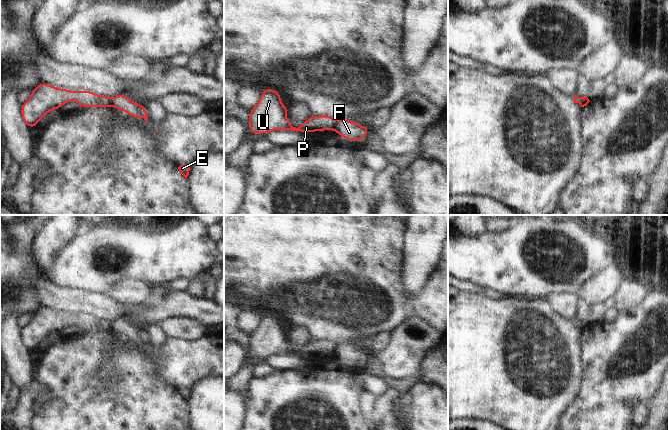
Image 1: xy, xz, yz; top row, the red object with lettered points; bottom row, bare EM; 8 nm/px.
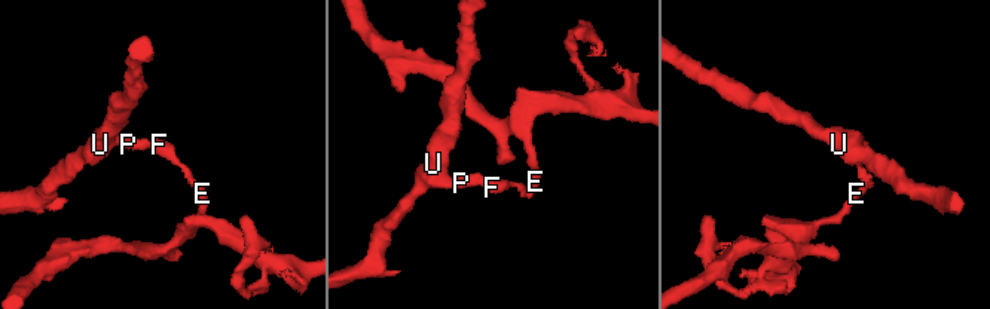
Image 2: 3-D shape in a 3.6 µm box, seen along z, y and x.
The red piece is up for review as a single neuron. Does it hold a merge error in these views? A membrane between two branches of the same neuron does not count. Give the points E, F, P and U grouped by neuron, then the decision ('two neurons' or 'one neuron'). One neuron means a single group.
groups E F / P U; two neurons

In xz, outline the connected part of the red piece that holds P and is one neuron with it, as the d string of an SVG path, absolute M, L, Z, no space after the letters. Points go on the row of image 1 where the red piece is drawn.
M270 88L263 89L263 93L259 98L258 103L249 112L249 132L252 134L267 134L275 130L292 130L301 133L319 132L333 130L338 121L336 118L328 115L311 115L305 122L296 128L287 119L287 112L288 107L283 105L280 93Z

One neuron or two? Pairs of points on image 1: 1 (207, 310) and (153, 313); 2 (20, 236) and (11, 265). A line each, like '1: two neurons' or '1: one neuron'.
1: one neuron
2: one neuron

